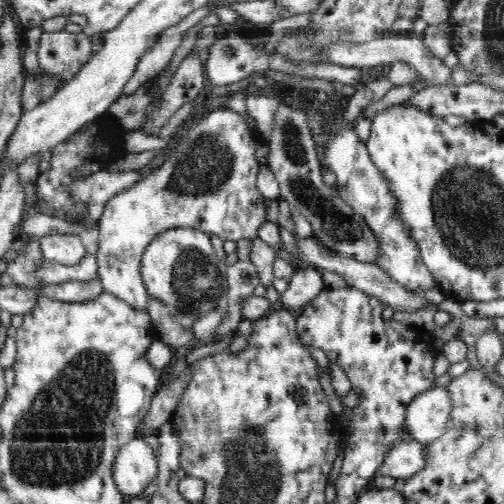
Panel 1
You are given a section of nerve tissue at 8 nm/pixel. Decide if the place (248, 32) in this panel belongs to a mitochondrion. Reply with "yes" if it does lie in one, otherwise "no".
no

